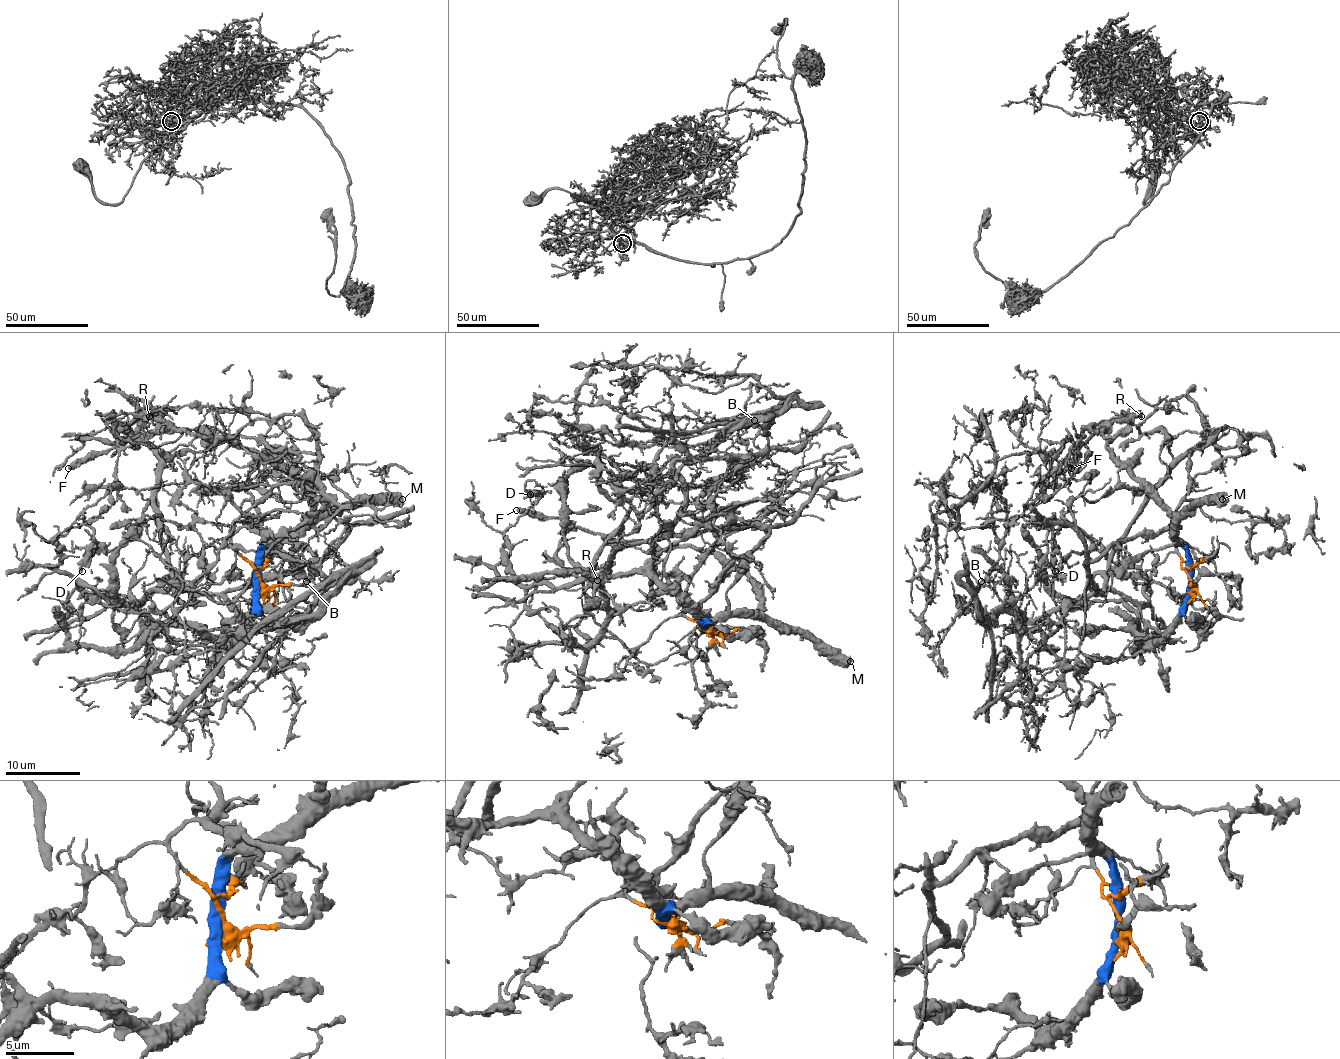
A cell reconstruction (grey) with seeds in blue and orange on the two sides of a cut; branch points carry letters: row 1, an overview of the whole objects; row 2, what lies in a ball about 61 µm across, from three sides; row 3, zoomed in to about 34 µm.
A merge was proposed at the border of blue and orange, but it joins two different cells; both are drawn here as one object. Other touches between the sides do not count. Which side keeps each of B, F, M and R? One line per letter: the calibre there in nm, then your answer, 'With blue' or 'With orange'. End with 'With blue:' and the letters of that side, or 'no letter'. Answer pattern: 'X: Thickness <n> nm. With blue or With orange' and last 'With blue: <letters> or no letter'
B: Thickness 360 nm. With orange
F: Thickness 500 nm. With blue
M: Thickness 600 nm. With blue
R: Thickness 600 nm. With blue
With blue: F, M, R

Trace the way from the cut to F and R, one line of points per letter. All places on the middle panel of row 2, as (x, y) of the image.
F: (707, 629), (716, 620), (752, 614), (759, 603), (735, 566), (690, 547), (604, 539), (555, 517), (516, 509)
R: (707, 629), (716, 620), (755, 611), (759, 603), (742, 571), (711, 553), (624, 543), (596, 581)

